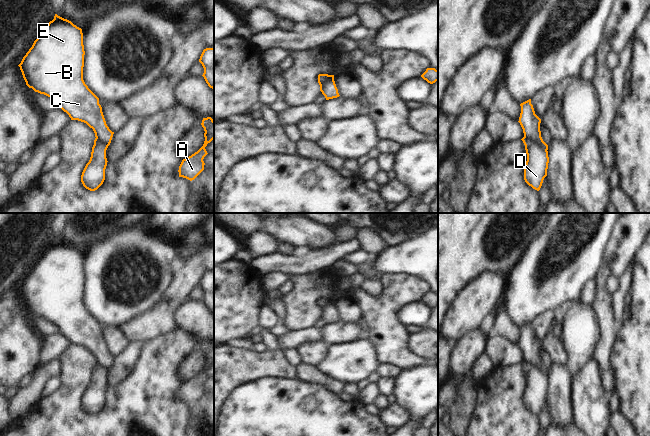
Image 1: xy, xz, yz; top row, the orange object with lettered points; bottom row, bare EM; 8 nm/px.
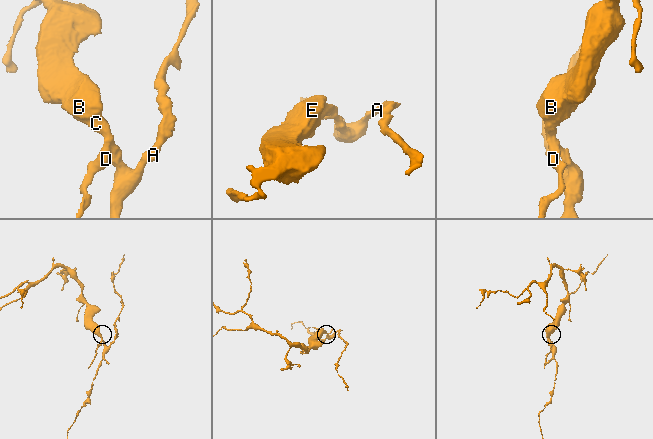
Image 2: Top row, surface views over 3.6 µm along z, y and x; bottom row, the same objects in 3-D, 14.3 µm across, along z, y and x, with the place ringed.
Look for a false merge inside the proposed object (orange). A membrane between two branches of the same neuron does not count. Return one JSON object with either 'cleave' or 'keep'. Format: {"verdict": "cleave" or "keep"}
{"verdict": "cleave"}

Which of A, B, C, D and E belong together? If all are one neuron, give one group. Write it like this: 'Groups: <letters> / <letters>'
Groups: A B C E / D.

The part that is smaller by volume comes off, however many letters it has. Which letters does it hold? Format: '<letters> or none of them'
D

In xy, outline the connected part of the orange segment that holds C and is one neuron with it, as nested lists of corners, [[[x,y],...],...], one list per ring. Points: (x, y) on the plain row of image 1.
[[[55,238],[54,243],[43,253],[41,259],[34,265],[32,271],[18,290],[29,312],[52,322],[69,339],[71,344],[86,347],[93,353],[96,363],[109,370],[114,356],[106,348],[102,331],[99,328],[99,322],[88,312],[83,304],[84,279],[82,253],[74,249],[71,245]]]

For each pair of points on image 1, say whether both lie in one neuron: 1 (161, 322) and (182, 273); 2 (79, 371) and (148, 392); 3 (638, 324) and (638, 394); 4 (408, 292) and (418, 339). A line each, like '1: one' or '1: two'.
1: one
2: one
3: one
4: two

